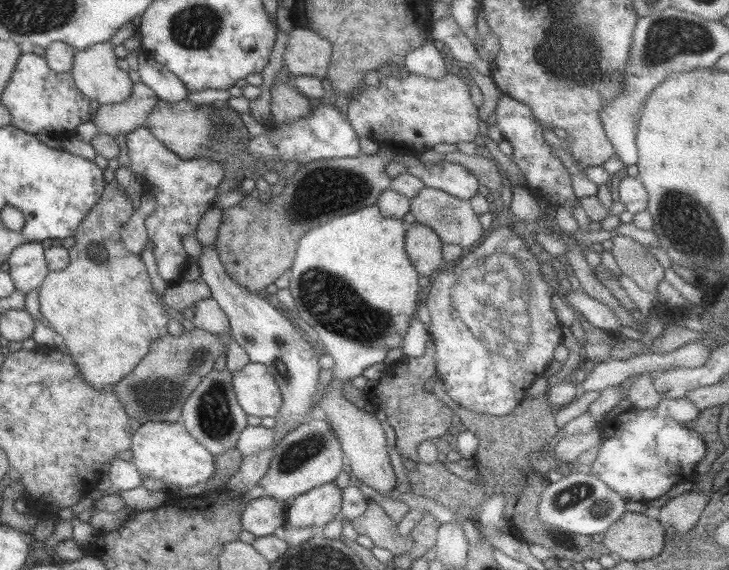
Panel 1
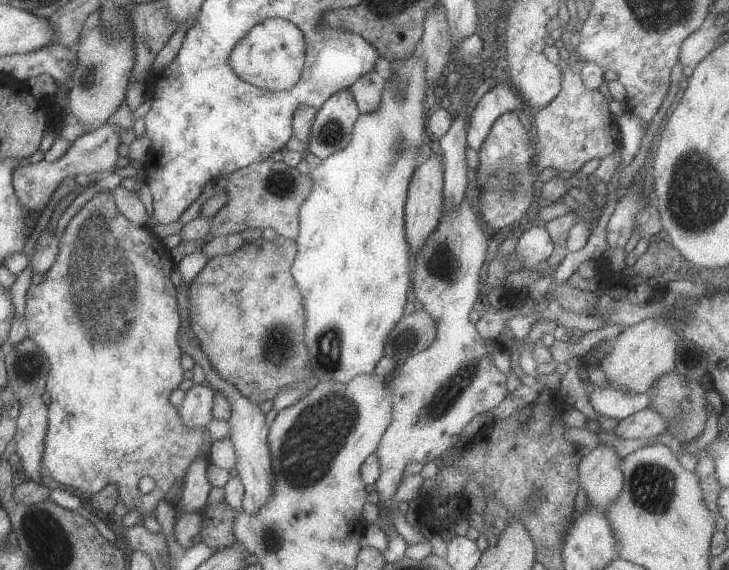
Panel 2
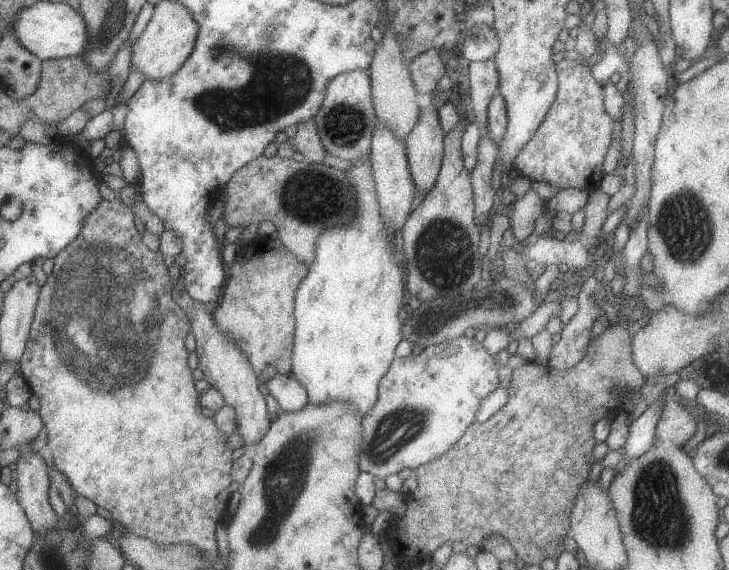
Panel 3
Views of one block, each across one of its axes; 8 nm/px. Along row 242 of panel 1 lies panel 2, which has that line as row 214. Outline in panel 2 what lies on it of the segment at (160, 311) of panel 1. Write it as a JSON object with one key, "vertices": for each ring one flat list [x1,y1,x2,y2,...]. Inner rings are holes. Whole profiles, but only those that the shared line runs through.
{"vertices":[[104,188,97,192,91,200,81,208,79,212,68,222,68,225,59,236,59,253,54,264,43,273,43,280,37,285,30,285,27,289,27,301,25,306,25,319,27,320,27,336,43,350,49,360,50,372,45,390,50,392,50,404,47,414,47,433,45,436,45,447,42,455,42,468,46,474,52,476,54,480,74,488,74,490,83,490,96,494,107,484,115,484,119,490,119,502,124,503,128,509,139,508,142,512,142,519,146,513,154,511,160,500,167,498,176,500,177,493,181,489,182,480,187,473,191,462,200,454,202,445,205,443,212,444,209,431,204,429,189,429,184,426,180,418,178,409,170,404,169,395,173,390,179,388,180,383,184,380,185,372,180,365,180,359,183,350,178,342,178,331,181,325,181,318,177,301,177,286,172,283,170,274,176,269,176,262,172,259,170,249,163,243,163,239,148,226,136,226,129,218,122,214,115,203,113,192],[136,286,136,298,134,304,128,310,128,302,132,302,132,292],[110,310,116,310,122,314,124,324,110,326,106,330,106,322,94,322,94,318,102,318,102,314,110,314],[148,476,156,483,155,488,145,494,140,491,138,482]]}

